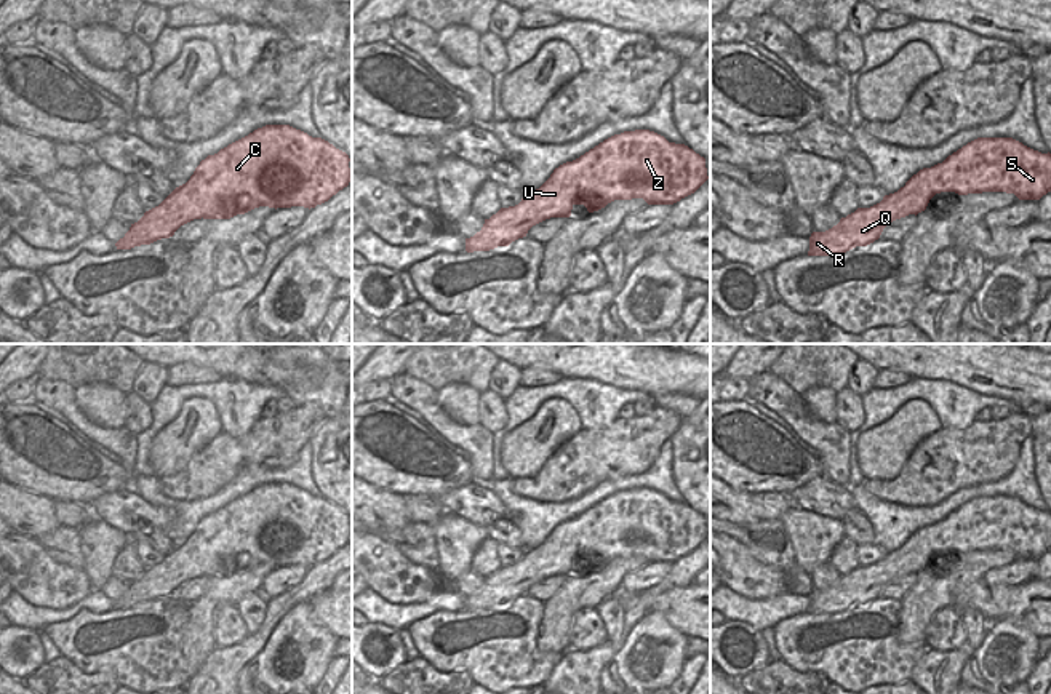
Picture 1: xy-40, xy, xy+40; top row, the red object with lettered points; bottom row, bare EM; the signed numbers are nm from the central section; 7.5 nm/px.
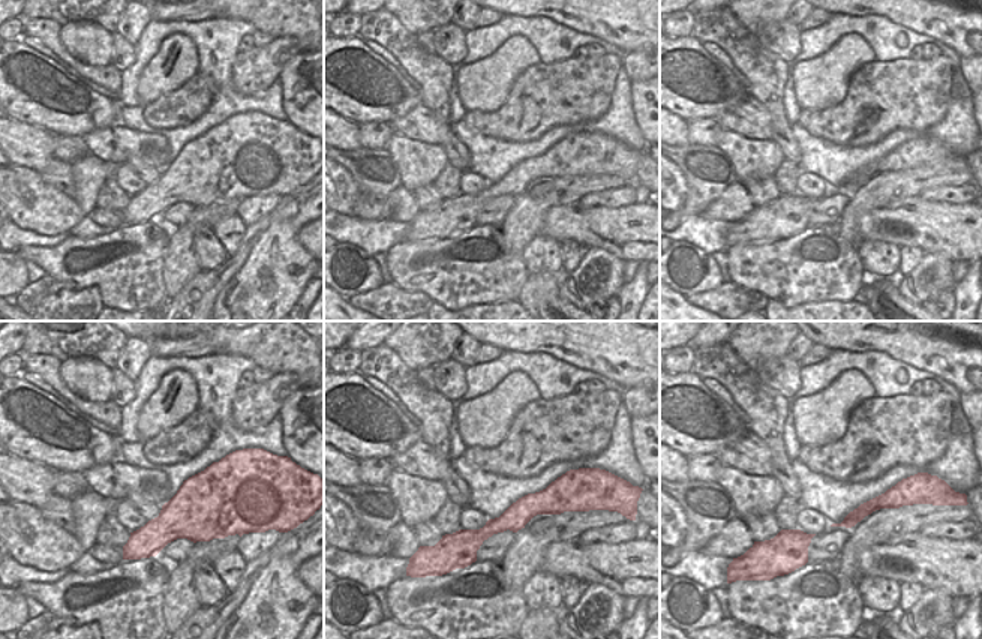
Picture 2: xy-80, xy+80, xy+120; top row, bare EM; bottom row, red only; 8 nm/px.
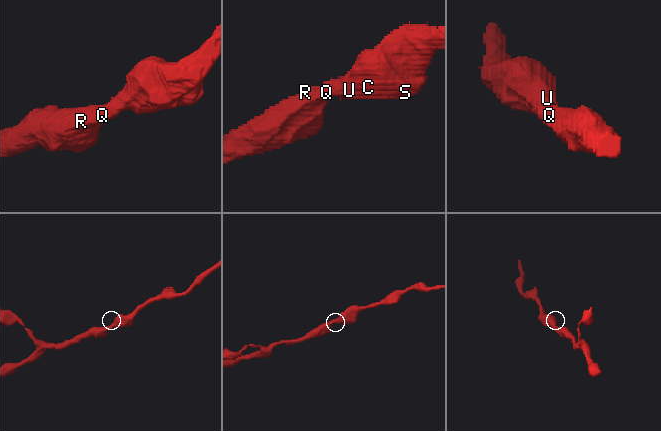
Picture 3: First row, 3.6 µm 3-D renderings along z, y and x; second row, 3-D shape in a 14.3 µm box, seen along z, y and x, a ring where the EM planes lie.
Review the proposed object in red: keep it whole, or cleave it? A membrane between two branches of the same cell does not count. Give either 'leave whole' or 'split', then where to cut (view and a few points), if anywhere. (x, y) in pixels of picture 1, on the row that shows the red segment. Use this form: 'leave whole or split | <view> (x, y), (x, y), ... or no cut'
leave whole | no cut

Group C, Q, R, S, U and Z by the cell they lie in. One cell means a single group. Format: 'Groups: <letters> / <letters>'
Groups: C Q R S U Z

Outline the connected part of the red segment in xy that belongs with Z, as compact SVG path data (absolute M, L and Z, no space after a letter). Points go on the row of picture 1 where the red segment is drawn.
M649 130L624 131L605 139L579 158L560 165L539 189L523 192L518 205L501 208L485 219L482 230L466 238L466 251L509 246L545 219L569 217L574 205L584 205L589 213L614 200L643 198L648 205L673 205L694 193L707 179L705 158L688 146L669 142Z

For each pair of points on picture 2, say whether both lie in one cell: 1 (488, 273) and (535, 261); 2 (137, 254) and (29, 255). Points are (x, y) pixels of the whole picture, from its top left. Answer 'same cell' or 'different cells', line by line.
1: different cells
2: same cell

